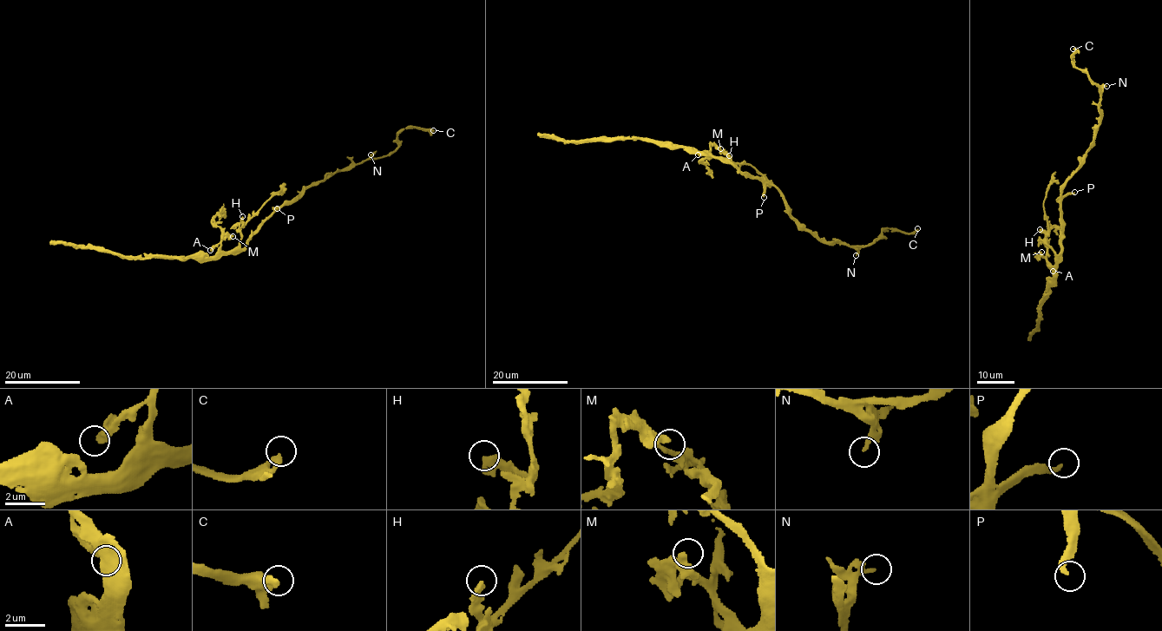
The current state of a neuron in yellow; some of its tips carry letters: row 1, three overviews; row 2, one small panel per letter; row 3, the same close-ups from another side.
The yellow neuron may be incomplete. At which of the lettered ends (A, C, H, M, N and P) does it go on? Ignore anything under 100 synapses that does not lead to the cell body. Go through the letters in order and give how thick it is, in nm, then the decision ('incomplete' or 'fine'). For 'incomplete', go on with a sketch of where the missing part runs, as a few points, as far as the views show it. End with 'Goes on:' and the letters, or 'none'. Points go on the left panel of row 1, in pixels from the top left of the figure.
A: calibre 400 nm; fine
C: calibre 280 nm; fine
H: calibre 420 nm; fine
M: calibre 240 nm; fine
N: calibre 220 nm; fine
P: calibre 200 nm; incomplete; course (277, 208), (273, 209), (272, 200), (281, 197), (285, 187), (293, 182), (301, 182)
Goes on: P

